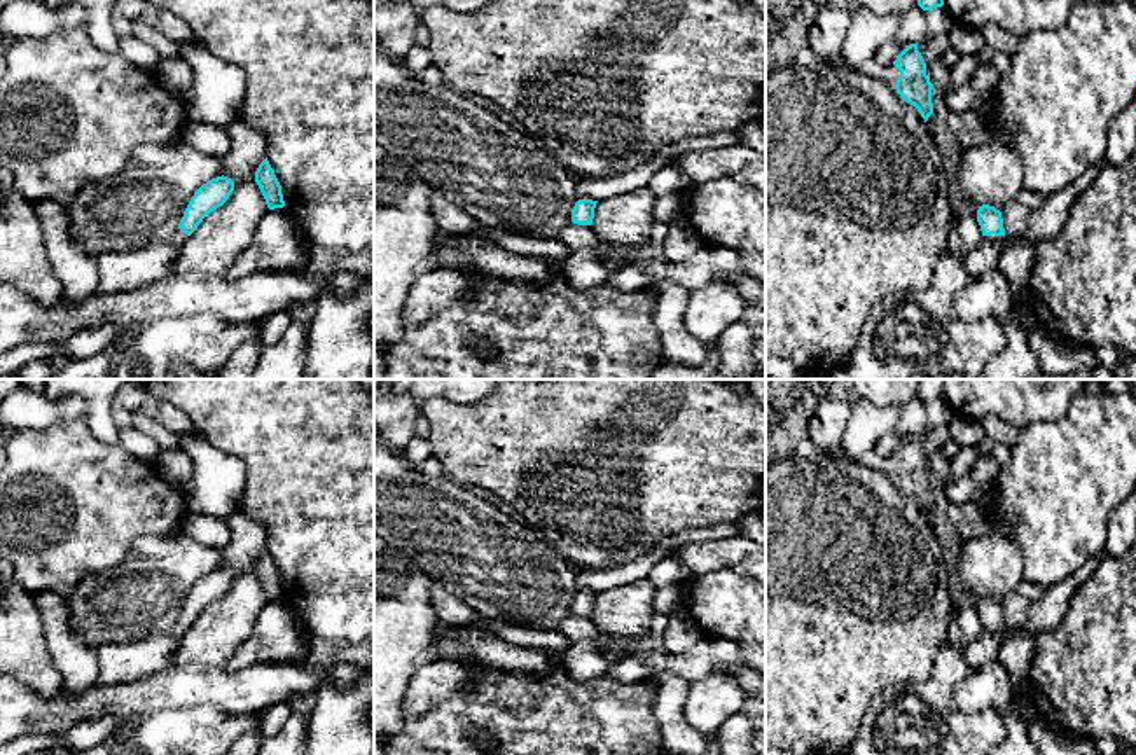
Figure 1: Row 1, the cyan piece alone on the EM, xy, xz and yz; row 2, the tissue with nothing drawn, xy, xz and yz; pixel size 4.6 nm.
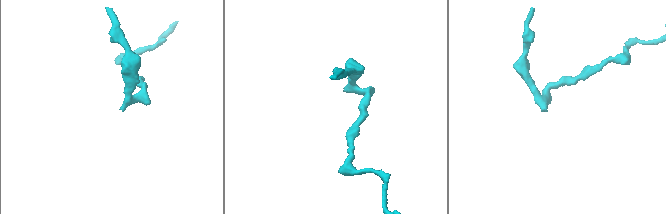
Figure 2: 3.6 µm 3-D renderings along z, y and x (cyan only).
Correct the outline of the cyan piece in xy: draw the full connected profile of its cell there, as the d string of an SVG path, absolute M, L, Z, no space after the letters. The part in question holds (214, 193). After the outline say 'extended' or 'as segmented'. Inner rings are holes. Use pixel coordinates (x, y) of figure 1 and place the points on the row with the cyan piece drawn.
M217 177L201 185L190 197L178 229L166 239L128 253L98 257L100 292L124 292L157 281L168 274L175 257L203 218L222 206L234 190L234 182Z; extended

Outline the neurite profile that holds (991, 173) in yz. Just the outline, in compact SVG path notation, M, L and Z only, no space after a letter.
M991 140L961 147L951 163L954 217L973 217L982 204L1003 211L1022 185L1022 164L1010 145Z

